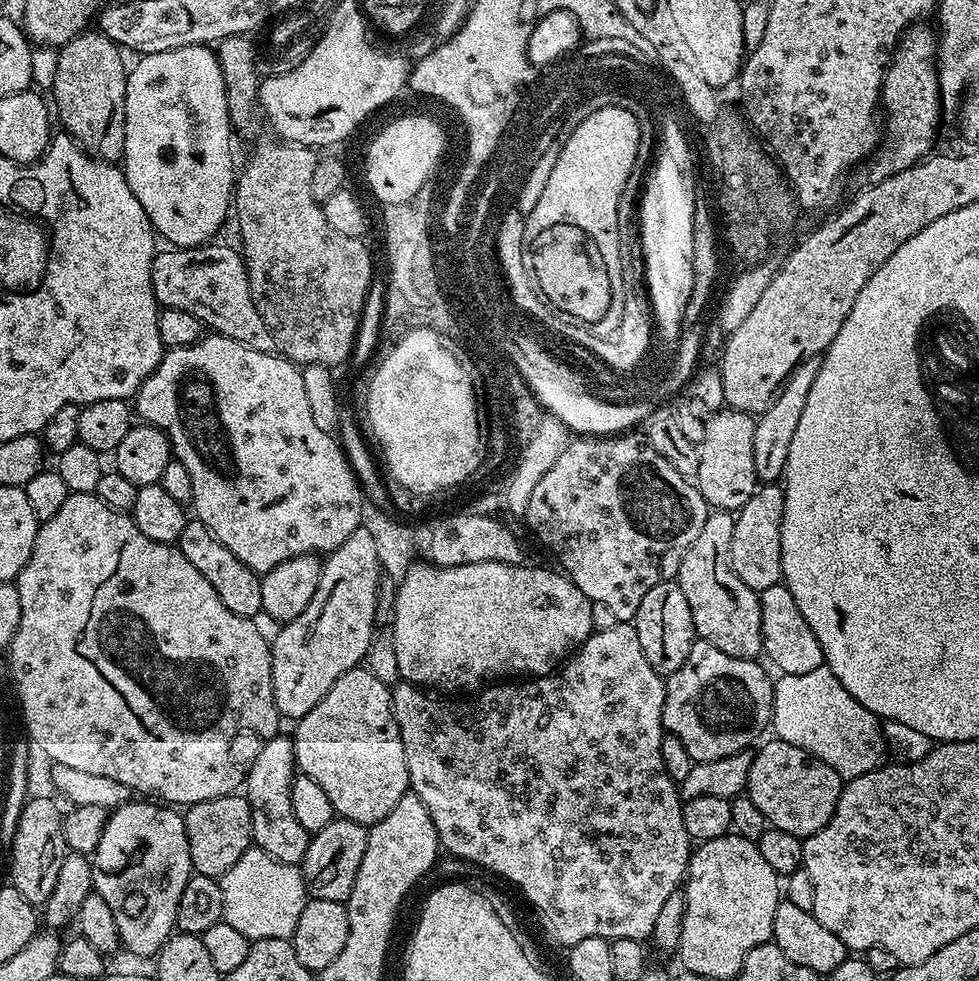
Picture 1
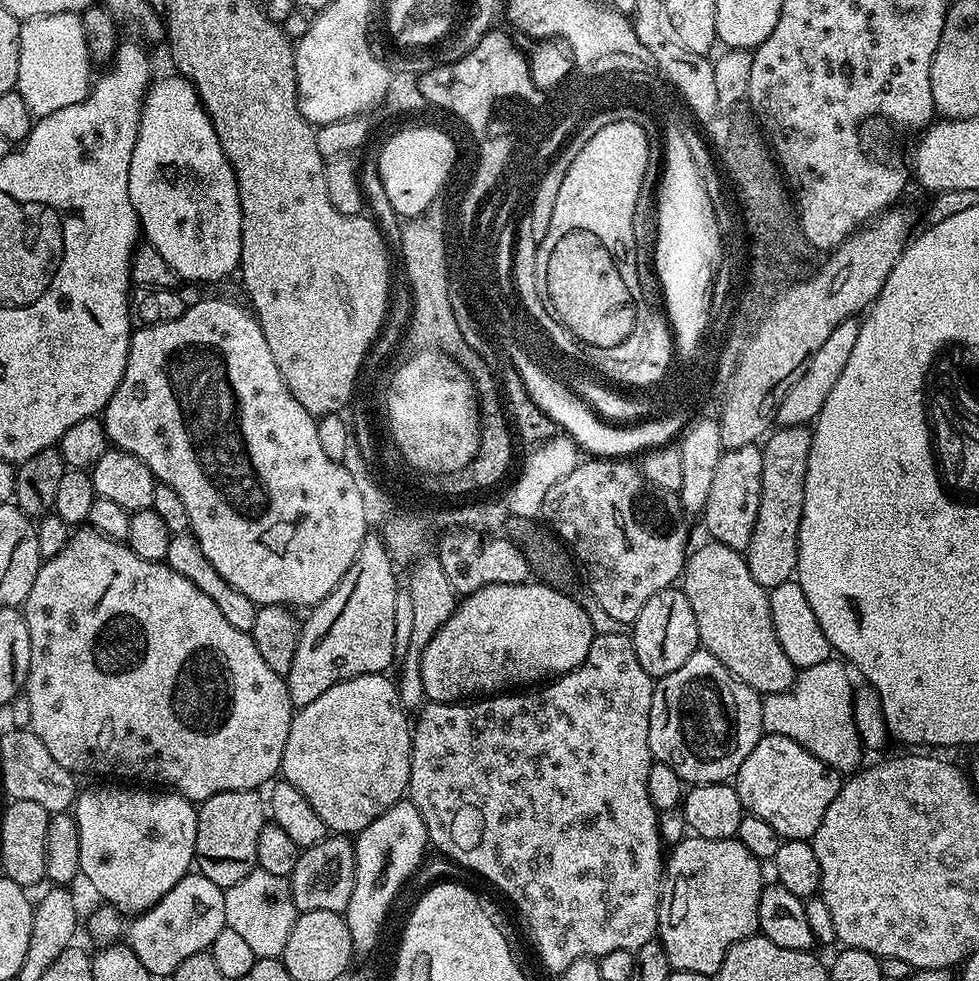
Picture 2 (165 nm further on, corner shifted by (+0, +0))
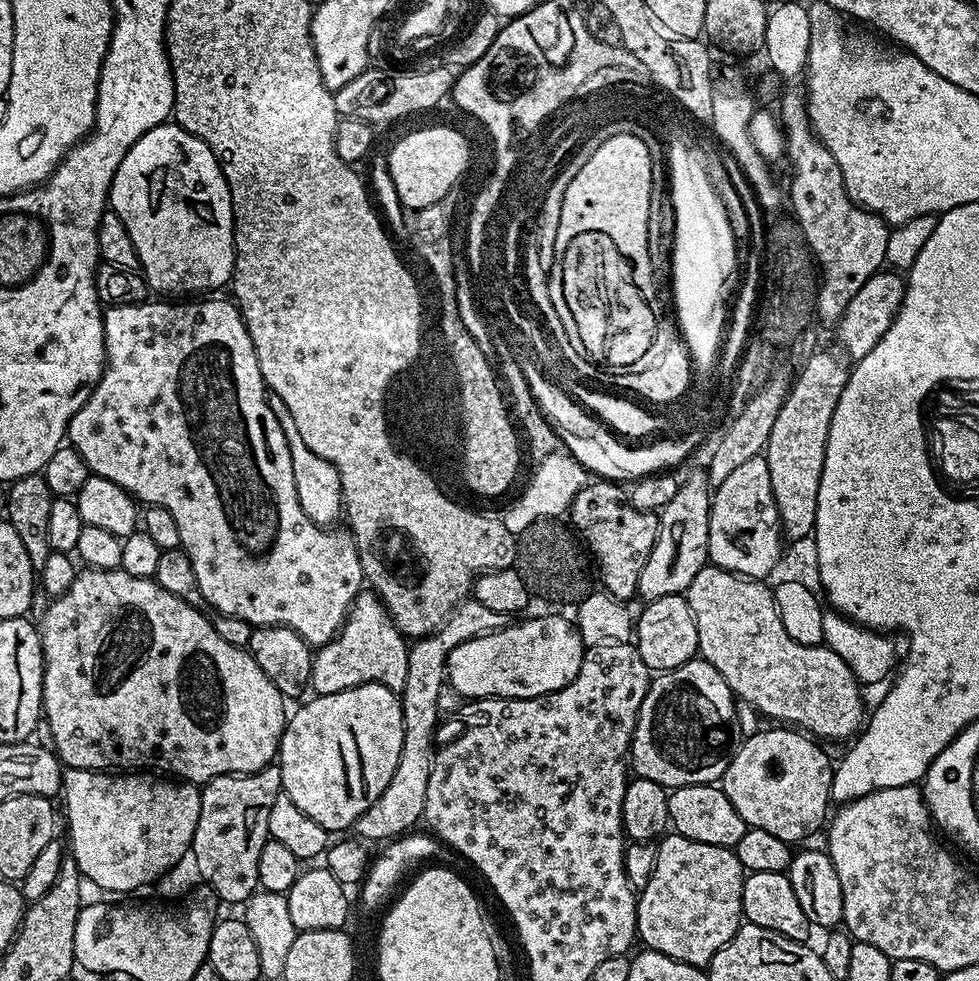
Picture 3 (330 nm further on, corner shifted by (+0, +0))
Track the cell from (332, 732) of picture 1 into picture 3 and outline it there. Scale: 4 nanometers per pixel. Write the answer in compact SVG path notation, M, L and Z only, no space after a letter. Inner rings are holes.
M363 684L325 696L313 695L296 713L287 717L280 736L278 767L282 774L282 792L314 818L329 834L351 829L356 820L390 786L394 770L398 770L398 754L402 754L402 706L397 693L381 684Z

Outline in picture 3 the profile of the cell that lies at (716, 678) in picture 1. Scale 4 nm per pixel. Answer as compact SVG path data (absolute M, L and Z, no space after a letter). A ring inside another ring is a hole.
M703 658L687 660L669 672L661 672L648 685L648 693L638 710L638 718L632 735L630 768L636 776L650 778L669 790L691 784L716 784L723 777L738 747L736 705L726 678Z

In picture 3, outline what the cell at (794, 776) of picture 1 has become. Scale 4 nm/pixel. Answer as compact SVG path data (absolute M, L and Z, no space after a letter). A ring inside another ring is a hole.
M788 726L768 727L747 737L733 752L732 760L722 777L722 787L734 810L742 814L750 828L766 830L774 834L774 838L782 838L787 844L795 845L796 840L802 839L803 836L818 831L820 827L821 831L829 819L828 804L830 805L832 800L834 764L833 761L828 761L827 754L819 748L821 745L811 735Z

